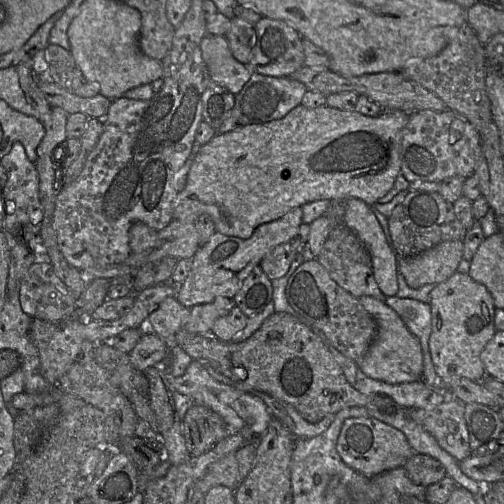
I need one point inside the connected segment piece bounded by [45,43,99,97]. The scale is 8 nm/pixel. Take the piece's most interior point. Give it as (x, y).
(63, 70)

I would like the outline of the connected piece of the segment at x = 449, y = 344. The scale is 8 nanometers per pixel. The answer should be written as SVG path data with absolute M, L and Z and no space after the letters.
M456 272L435 285L430 293L432 332L429 350L438 375L438 390L450 390L453 380L468 378L481 382L487 377L480 354L496 333L496 307L488 289L473 280L468 273Z

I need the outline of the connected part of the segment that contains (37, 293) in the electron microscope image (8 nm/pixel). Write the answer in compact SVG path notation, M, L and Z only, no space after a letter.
M35 262L18 288L22 310L31 318L65 322L76 310L77 298L57 276L51 263Z

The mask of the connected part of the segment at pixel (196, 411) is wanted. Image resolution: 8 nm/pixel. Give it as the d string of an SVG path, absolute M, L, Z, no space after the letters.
M194 403L182 423L183 435L192 456L200 456L228 435L223 418L210 408Z

